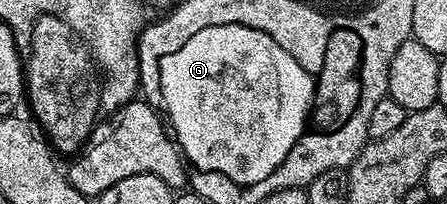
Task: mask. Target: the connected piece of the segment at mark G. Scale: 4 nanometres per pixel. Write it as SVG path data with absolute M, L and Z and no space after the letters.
M216 24L212 28L200 28L196 36L181 39L166 52L171 54L163 53L159 57L156 81L162 93L161 109L183 159L193 169L195 166L206 174L219 174L238 186L269 183L276 172L280 150L278 128L270 130L270 126L307 129L316 94L308 94L306 71L296 64L292 56L288 56L288 52L274 54L272 58L272 50L280 52L280 46L272 44L272 38L264 31L238 24Z

